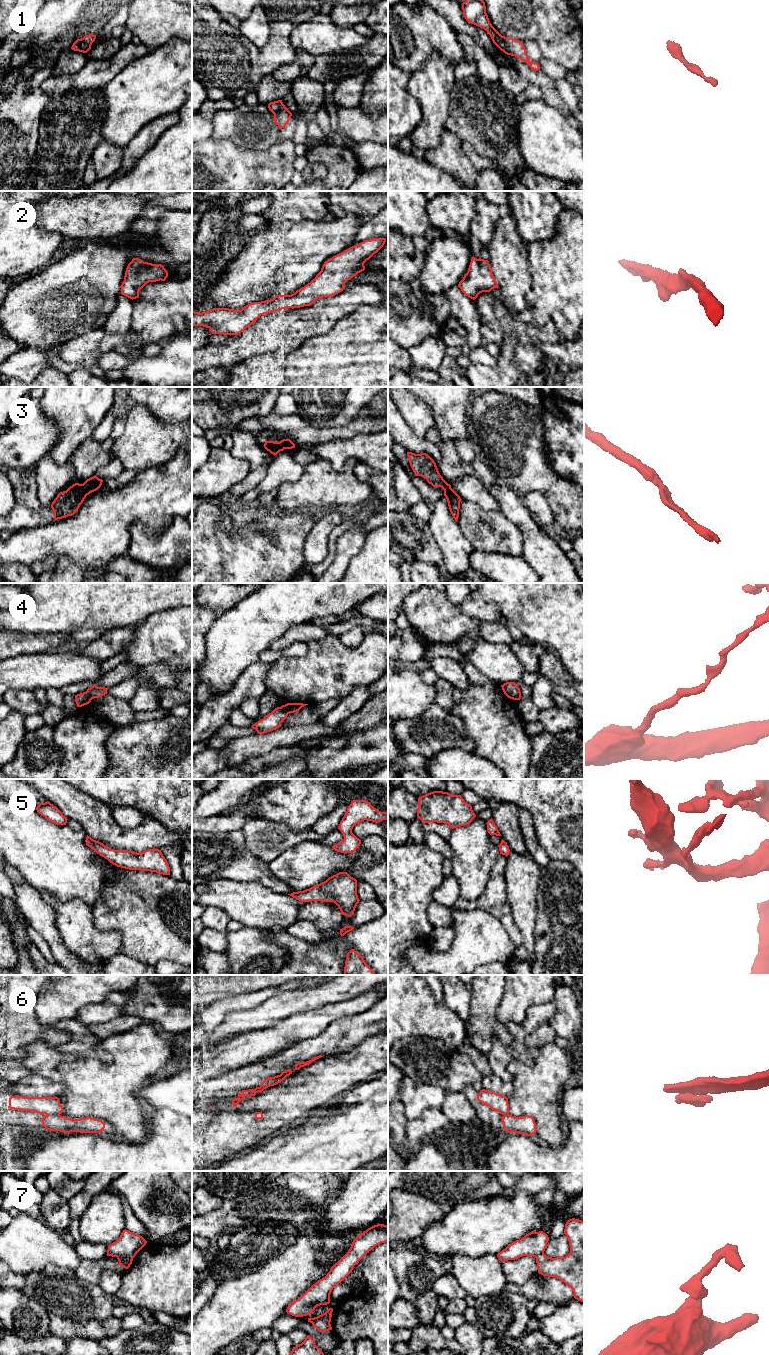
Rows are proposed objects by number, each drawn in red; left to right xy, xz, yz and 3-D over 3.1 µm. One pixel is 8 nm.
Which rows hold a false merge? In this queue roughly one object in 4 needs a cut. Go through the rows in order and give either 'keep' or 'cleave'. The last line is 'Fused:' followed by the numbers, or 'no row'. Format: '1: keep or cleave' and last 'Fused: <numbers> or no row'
1: keep
2: keep
3: keep
4: cleave
5: keep
6: cleave
7: cleave
Fused: 4, 6, 7

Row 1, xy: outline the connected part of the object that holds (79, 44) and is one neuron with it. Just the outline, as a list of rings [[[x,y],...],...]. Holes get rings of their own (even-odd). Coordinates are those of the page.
[[[93,34],[86,35],[81,39],[77,39],[73,43],[71,49],[74,51],[87,53],[91,49],[91,45],[95,41],[95,39],[96,35]]]

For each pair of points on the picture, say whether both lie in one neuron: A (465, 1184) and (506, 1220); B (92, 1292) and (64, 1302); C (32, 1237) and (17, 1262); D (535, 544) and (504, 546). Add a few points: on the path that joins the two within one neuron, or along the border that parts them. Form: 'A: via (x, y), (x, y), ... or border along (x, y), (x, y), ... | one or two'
A: border along (506, 1196), (491, 1196), (460, 1202) | two
B: via (85, 1299), (71, 1299) | one
C: via (27, 1243), (22, 1256) | one
D: border along (513, 524), (518, 528), (521, 535), (522, 555) | two

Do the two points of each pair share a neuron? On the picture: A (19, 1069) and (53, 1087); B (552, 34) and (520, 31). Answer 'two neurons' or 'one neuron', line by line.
A: two neurons
B: two neurons

